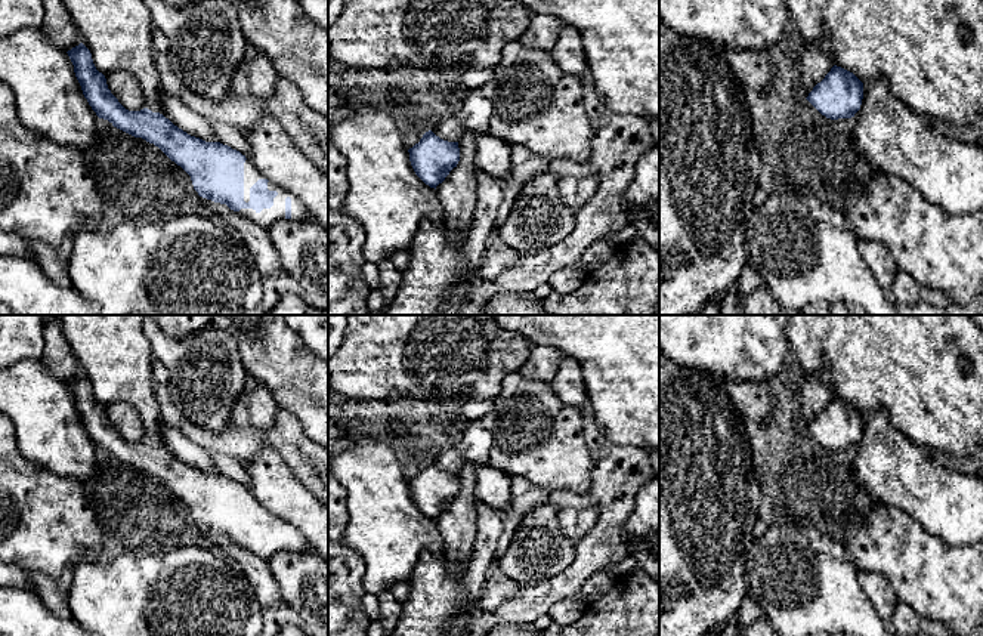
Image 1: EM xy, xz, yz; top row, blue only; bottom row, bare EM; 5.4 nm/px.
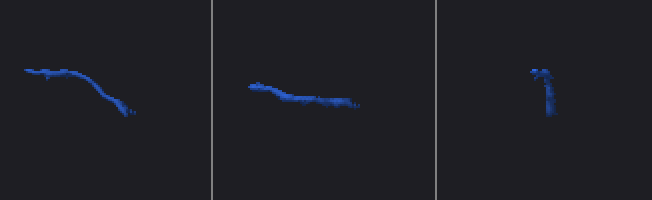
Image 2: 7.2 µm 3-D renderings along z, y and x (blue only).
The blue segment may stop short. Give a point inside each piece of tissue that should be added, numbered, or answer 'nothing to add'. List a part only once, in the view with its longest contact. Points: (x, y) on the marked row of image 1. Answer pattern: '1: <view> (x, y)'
1: xy (252, 175)

